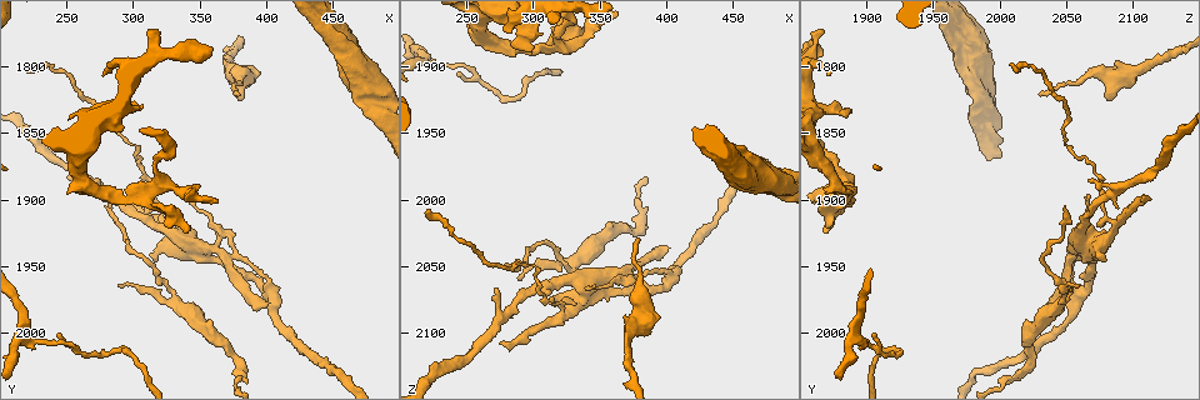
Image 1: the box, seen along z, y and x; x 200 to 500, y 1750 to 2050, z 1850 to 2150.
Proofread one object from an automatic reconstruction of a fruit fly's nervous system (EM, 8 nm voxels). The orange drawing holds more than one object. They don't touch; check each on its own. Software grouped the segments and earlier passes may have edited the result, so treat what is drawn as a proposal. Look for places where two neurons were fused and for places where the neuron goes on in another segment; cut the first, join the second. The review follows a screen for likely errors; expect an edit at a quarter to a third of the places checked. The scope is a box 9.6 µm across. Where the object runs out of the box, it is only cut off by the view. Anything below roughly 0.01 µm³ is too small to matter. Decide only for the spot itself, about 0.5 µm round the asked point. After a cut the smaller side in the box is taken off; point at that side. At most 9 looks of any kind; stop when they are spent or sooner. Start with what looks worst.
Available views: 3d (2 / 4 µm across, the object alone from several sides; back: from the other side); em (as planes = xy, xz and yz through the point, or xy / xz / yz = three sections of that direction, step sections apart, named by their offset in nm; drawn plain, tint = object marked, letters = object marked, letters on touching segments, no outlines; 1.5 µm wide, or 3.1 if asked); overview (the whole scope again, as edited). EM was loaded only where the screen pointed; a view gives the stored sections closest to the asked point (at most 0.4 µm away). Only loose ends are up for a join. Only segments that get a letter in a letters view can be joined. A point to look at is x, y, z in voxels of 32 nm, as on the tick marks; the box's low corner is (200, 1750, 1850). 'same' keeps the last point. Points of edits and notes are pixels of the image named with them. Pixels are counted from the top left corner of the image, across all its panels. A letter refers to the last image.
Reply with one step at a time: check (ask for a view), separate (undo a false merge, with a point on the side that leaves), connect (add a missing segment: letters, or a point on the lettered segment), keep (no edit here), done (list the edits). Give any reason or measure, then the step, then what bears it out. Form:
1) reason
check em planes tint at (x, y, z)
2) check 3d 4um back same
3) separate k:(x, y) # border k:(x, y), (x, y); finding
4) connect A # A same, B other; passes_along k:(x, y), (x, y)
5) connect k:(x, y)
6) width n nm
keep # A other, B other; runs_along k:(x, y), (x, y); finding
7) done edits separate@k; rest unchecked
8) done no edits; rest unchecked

an open end
check 3d 2um at (276, 1804, 1870)

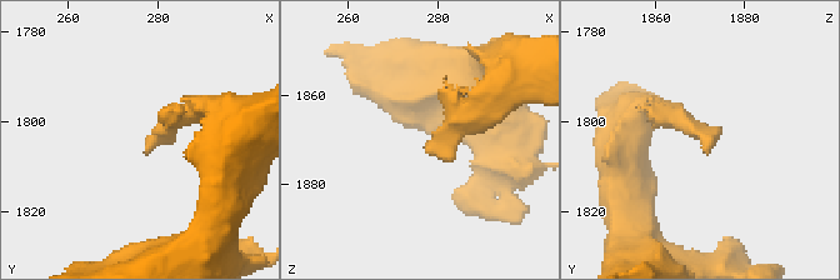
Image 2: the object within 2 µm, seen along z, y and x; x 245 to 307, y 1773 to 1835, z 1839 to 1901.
check em planes tint at (278, 1806, 1871)

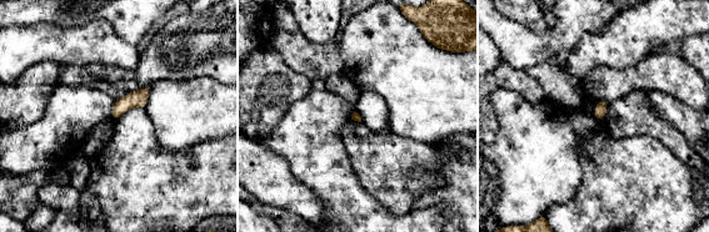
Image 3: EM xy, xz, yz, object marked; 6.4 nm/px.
what lies round it
check em planes letters same

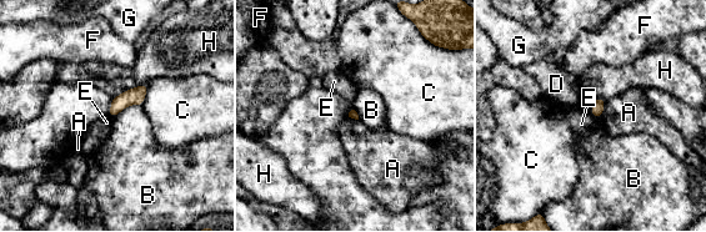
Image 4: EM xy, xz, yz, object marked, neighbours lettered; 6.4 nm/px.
keep # A other, B other, C other, D other, E other, F other, G other, H other; border 4:(141, 105), (128, 105), (113, 119); no lettered segment goes on from it

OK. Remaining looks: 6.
tapers out
check 3d 4um at (288, 1966, 2058)

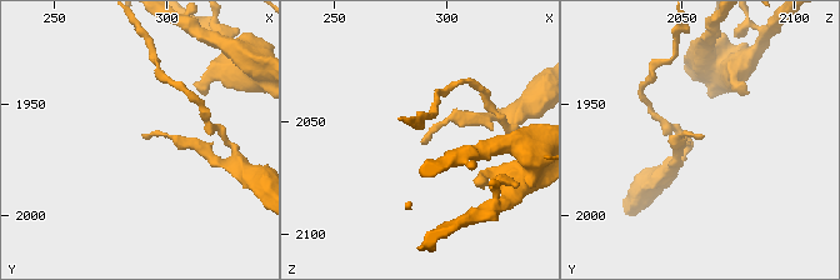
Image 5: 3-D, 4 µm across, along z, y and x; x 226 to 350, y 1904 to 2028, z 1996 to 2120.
check em planes plain at (289, 1964, 2059)

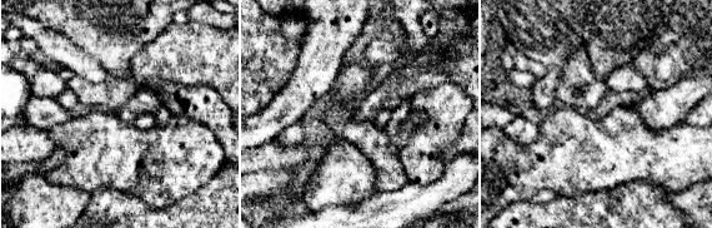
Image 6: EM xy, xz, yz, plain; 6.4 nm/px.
what lies round it
check em planes letters same

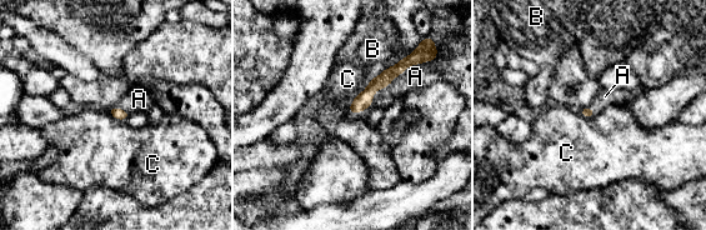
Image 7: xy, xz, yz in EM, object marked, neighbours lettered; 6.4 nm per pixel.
connect A # A same, B other, C other; passes_along 7:(364, 100), (380, 88), (415, 76); it goes on there

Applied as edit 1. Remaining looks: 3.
see it whole again
check overview

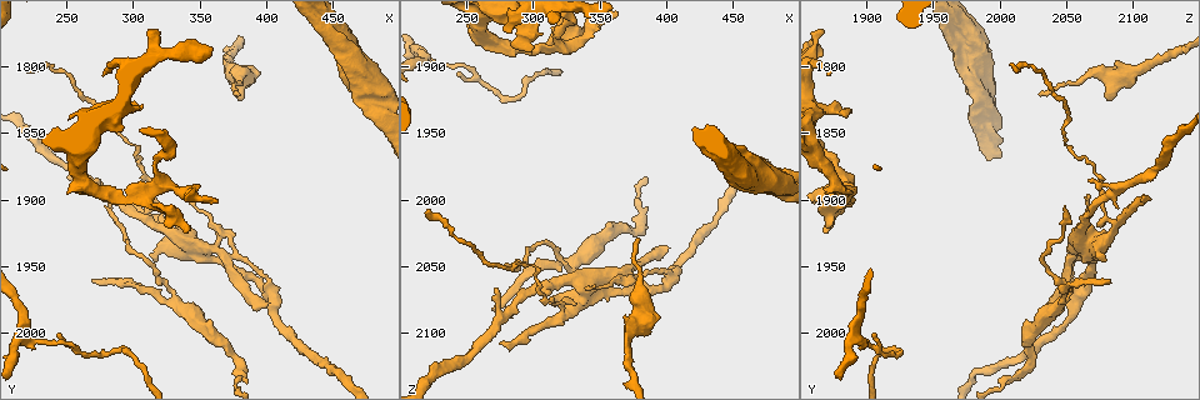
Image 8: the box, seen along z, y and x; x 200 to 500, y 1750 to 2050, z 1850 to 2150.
branch stops here
check em planes letters at (276, 1898, 2106)

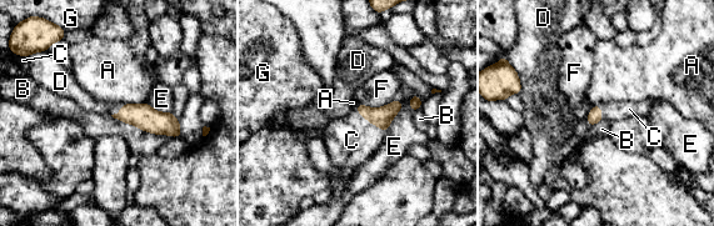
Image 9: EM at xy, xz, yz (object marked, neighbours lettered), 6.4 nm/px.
longest_contact B 420 nm
connect C # A other, B other, C same, D other, E other, F other, G other; the neuron continues

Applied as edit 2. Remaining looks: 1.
done edits connect@7, connect@9; rest unchecked

